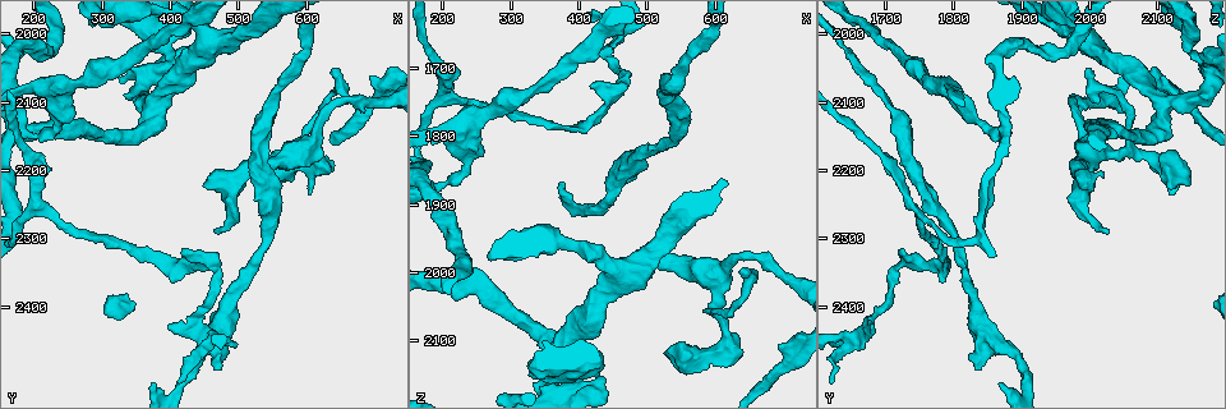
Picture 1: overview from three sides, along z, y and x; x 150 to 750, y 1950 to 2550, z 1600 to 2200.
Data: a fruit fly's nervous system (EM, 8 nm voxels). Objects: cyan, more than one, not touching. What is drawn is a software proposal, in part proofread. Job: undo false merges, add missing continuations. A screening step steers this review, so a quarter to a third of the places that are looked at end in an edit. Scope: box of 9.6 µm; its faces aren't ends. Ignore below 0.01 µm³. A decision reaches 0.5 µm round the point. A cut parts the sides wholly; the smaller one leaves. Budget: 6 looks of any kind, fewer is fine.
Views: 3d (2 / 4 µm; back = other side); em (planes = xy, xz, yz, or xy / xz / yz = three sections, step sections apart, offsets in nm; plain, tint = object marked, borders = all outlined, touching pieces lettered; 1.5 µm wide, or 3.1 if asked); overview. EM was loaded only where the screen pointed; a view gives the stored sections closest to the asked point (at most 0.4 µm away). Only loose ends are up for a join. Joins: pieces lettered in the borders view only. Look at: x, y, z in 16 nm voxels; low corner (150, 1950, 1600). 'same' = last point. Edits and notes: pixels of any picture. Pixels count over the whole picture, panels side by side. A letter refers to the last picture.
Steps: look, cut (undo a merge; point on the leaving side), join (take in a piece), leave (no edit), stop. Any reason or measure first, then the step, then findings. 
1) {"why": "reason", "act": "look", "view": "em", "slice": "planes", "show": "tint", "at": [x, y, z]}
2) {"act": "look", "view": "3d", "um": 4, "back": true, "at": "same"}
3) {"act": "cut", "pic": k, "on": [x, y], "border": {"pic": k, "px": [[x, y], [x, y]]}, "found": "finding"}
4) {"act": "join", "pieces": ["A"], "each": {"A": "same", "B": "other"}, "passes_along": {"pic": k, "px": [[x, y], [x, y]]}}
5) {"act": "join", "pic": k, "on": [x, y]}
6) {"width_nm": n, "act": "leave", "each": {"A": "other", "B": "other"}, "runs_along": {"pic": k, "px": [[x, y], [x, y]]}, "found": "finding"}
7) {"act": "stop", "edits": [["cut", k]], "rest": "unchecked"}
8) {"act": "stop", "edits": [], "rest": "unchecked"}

{"why": "narrows sharply", "act": "look", "view": "3d", "um": 4, "at": [210, 2150, 1870]}

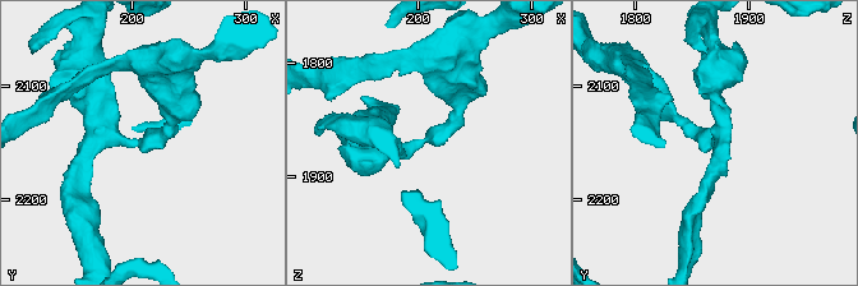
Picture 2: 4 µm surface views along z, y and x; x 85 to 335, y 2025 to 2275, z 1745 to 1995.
{"arm_widths_nm": [170, 240], "why": "now the EM", "act": "look", "view": "em", "slice": "xz", "step": 4, "show": "borders", "at": [210, 2150, 1868]}

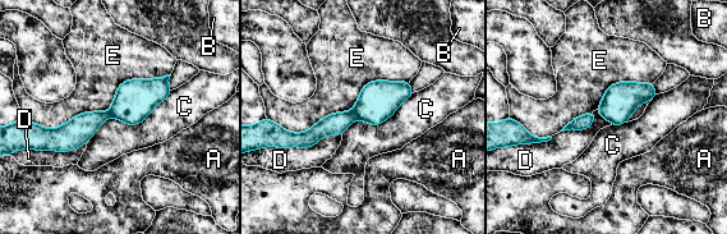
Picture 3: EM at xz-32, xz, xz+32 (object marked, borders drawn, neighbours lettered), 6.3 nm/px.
{"act": "cut", "pic": 3, "on": [378, 100], "each": {"A": "other", "B": "other", "C": "other", "D": "other", "E": "other"}, "border": {"pic": 3, "px": [[352, 110], [357, 118]]}, "found": "a second neuron is stuck on"}

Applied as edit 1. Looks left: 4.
{"why": "see it whole again", "act": "look", "view": "overview"}

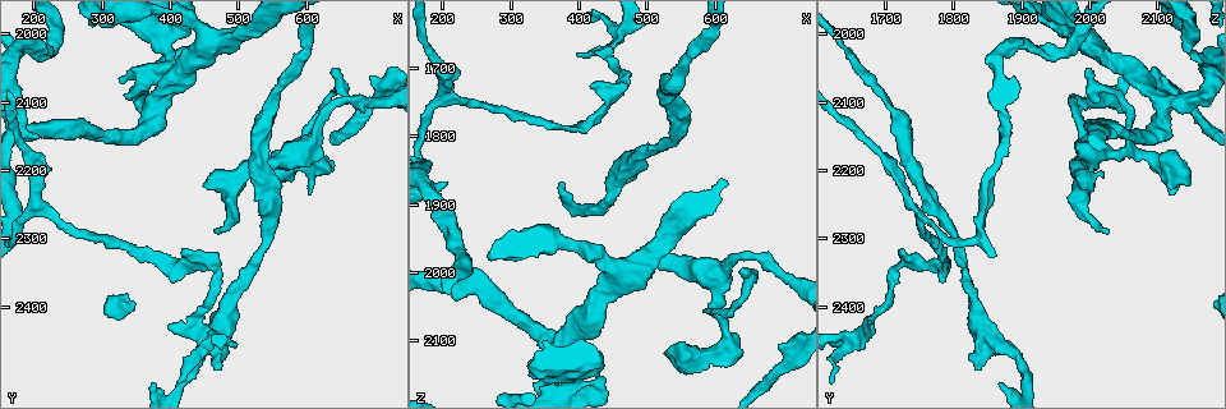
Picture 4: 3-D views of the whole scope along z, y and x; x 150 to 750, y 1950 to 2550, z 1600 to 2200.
{"why": "branch point", "act": "look", "view": "3d", "um": 2, "at": [395, 2330, 1790]}

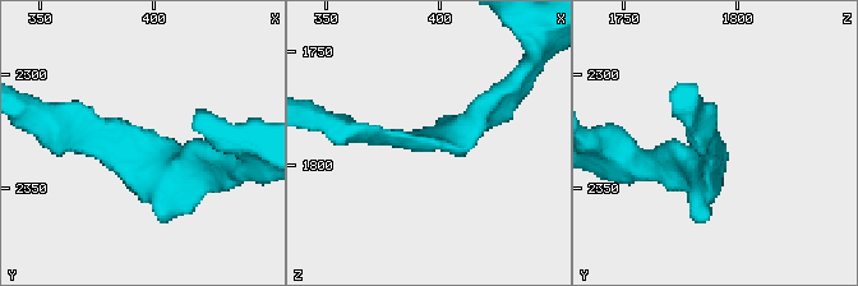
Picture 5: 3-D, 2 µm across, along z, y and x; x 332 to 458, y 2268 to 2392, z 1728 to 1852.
{"act": "look", "view": "em", "slice": "xz", "step": 8, "show": "borders", "at": [391, 2332, 1791]}

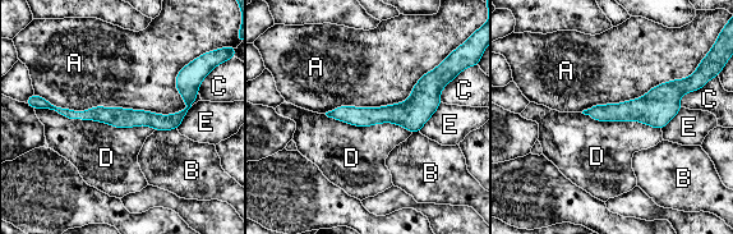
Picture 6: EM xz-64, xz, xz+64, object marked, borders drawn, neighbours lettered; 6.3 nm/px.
{"act": "leave", "each": {"A": "other", "B": "other", "C": "other", "D": "other", "E": "other"}, "runs_along": {"pic": 6, "px": [[188, 81], [188, 108], [174, 120], [49, 106]]}, "found": "continuous, no second neuron"}

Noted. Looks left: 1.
{"why": "thin end", "act": "look", "view": "em", "slice": "planes", "show": "borders", "at": [640, 2055, 1995]}

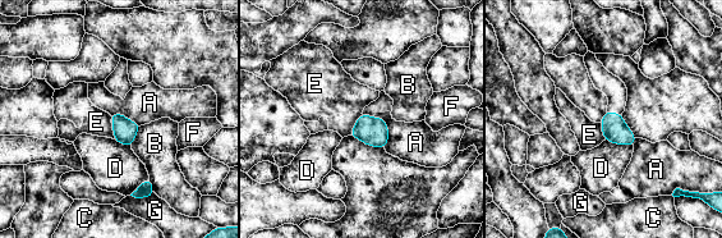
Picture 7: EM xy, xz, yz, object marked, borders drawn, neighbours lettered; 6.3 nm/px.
{"act": "leave", "each": {"A": "other", "B": "other", "C": "other", "D": "other", "E": "other", "F": "other", "G": "other"}, "border": {"pic": 7, "px": [[362, 113], [386, 123], [385, 147]]}, "found": "no lettered piece goes on from it"}

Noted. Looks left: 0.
{"act": "stop", "edits": [["cut", 3]], "rest": "unchecked"}

